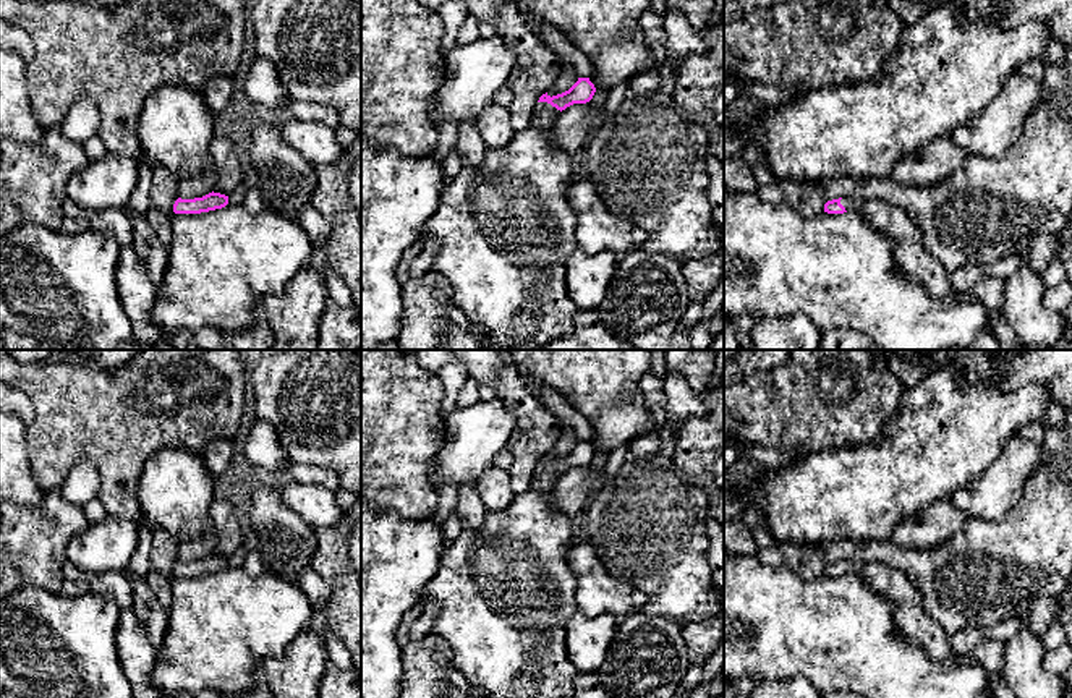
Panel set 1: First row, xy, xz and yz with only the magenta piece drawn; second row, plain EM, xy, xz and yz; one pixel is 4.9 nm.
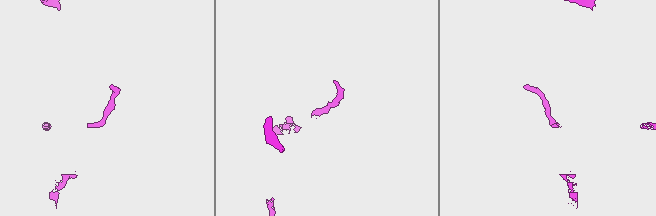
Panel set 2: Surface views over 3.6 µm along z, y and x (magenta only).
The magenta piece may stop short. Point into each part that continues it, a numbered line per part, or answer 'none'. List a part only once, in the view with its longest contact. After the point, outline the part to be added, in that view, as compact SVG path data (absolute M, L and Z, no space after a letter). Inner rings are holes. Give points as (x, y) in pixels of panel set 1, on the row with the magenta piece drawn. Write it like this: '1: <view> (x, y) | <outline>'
1: xz (546, 114) | M538 102L534 107L534 115L538 117L542 126L551 126L552 121L557 118L559 112L560 110L557 110L547 102Z

